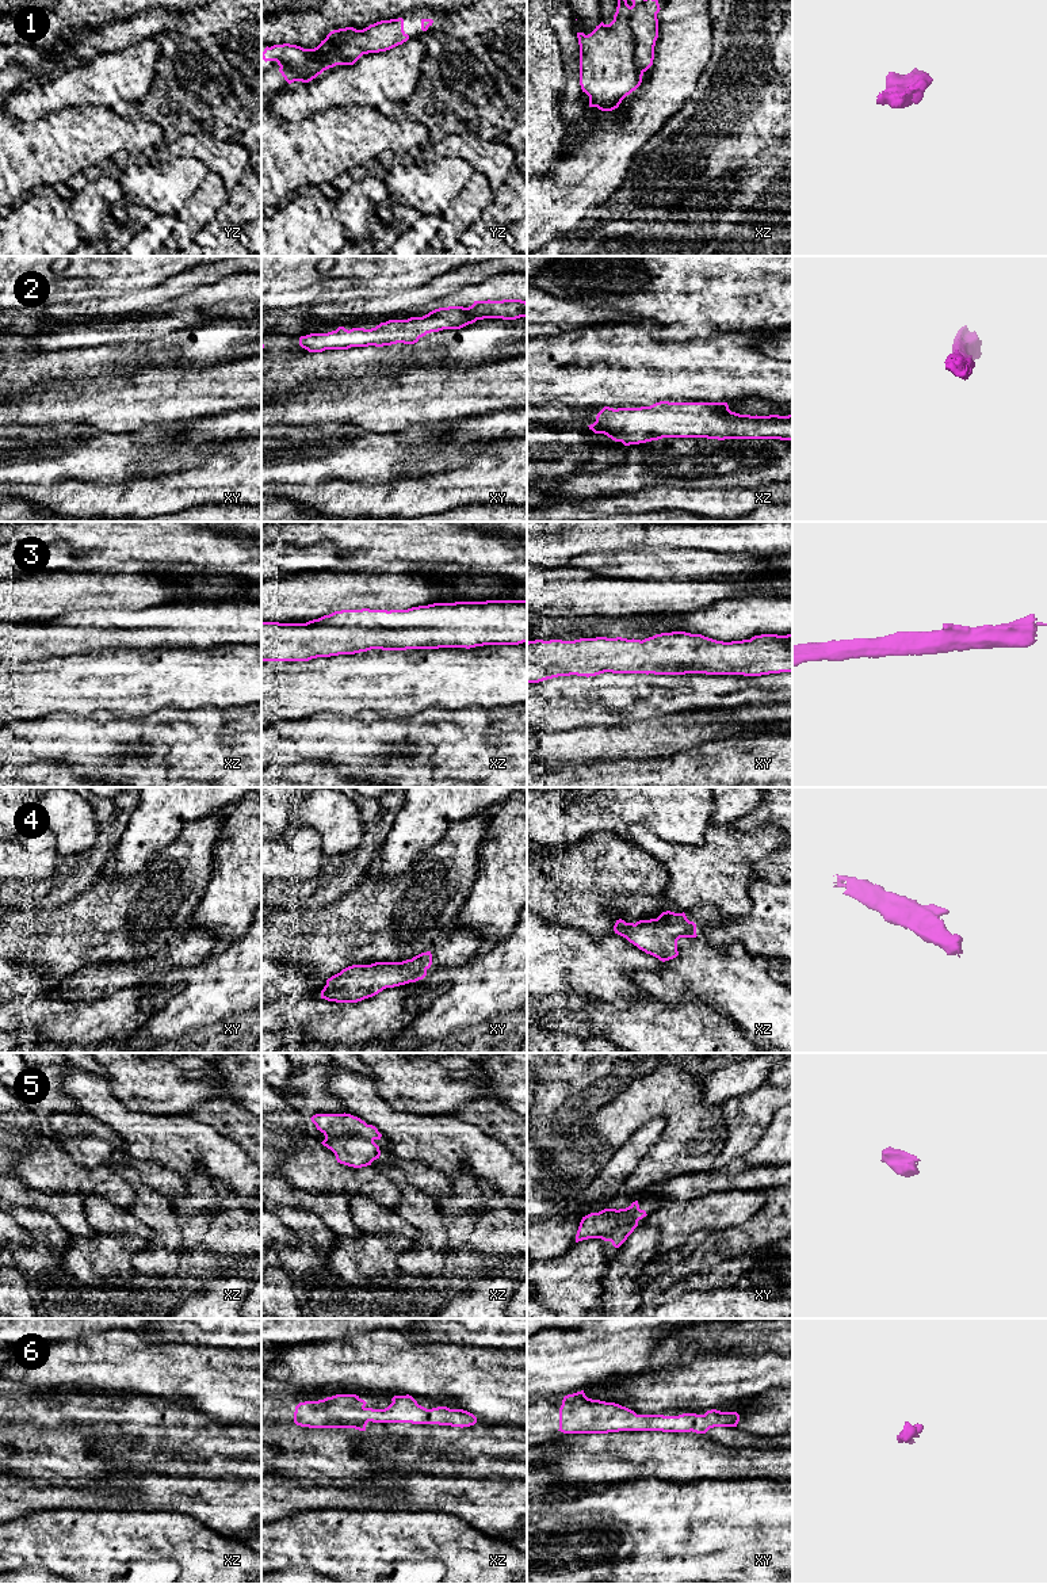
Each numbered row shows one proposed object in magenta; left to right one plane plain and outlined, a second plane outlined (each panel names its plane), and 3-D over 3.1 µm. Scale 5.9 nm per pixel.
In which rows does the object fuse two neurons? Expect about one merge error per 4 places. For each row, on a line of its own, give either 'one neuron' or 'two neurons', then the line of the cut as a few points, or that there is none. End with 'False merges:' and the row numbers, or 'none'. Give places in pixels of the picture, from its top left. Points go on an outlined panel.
1: two neurons; cut yz (359, 30), (321, 48), (331, 60), (327, 68)
2: one neuron; cut none
3: one neuron; cut none
4: one neuron; cut none
5: one neuron; cut none
6: one neuron; cut none
False merges: 1

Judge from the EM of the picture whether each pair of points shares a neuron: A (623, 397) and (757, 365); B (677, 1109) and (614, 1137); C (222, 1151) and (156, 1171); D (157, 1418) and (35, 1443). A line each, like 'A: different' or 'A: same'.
A: same
B: same
C: different
D: different

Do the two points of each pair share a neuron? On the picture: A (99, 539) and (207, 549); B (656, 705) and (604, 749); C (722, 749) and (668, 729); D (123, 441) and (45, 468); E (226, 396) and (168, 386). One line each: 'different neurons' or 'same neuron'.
A: same neuron
B: different neurons
C: different neurons
D: same neuron
E: same neuron

